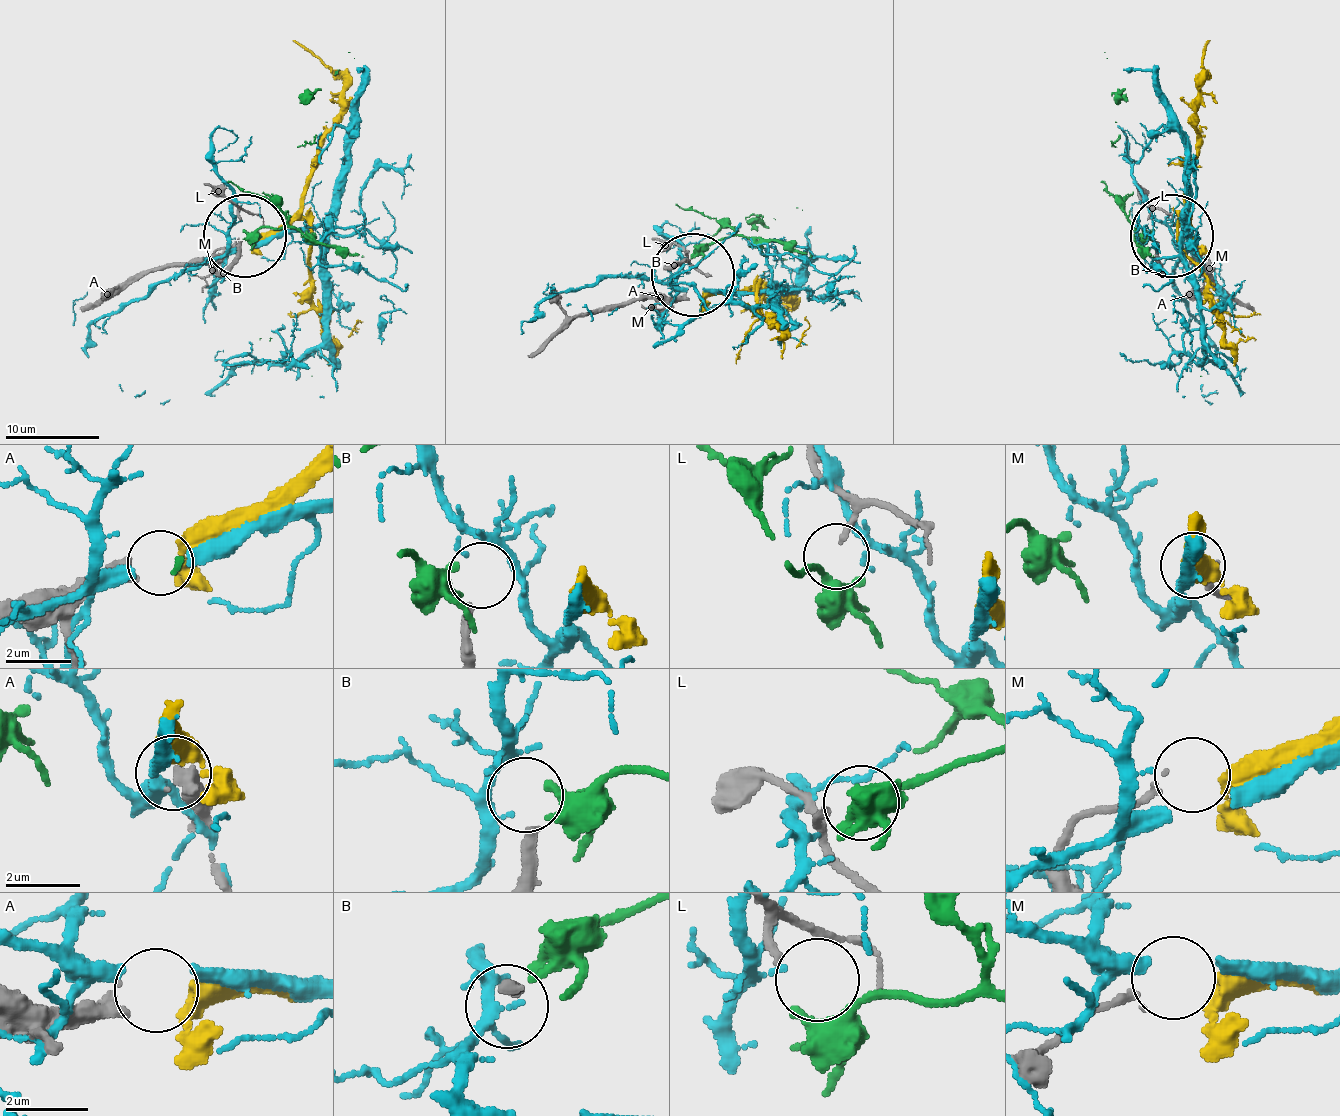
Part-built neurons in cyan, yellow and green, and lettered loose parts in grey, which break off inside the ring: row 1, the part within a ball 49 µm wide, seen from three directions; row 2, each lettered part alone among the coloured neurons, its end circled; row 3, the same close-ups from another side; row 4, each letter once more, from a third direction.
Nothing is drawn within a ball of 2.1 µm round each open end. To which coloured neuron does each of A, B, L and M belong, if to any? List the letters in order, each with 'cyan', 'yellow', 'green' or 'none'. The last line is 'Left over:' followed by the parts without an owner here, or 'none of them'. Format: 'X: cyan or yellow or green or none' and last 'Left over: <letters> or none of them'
A: yellow
B: none
L: green
M: none
Left over: B, M

